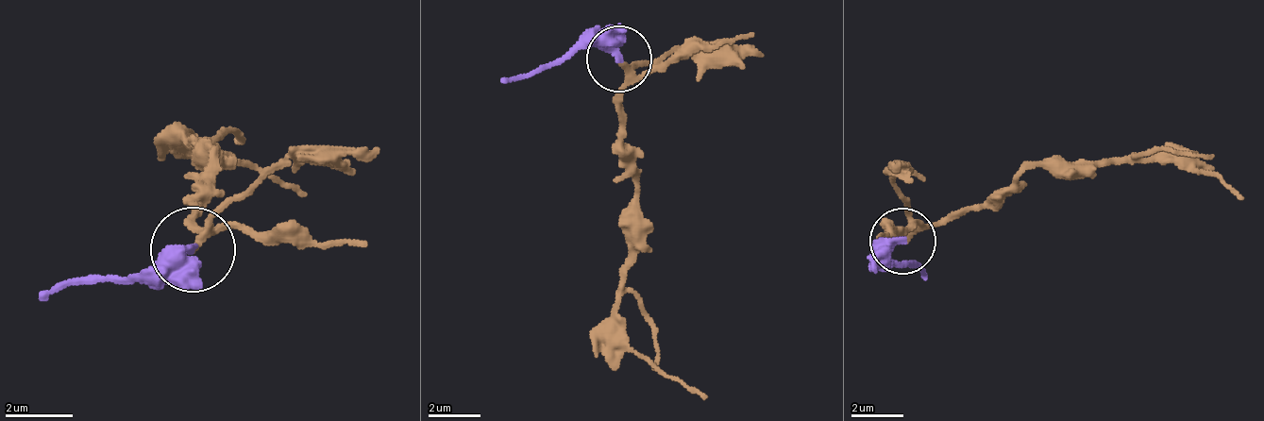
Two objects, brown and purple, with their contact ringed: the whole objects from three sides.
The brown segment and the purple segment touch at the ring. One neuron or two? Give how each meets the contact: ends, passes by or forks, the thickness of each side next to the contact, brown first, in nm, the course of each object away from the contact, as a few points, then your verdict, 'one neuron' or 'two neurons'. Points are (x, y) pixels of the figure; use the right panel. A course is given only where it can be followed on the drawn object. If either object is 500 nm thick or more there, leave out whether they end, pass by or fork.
brown forks there; purple ends there; 150 nm thick on the brown side, 400 nm on the other; brown runs (907, 243), (985, 210), (1038, 163), (1176, 163), (1242, 196); purple runs (901, 243), (887, 255), (927, 281); one neuron

